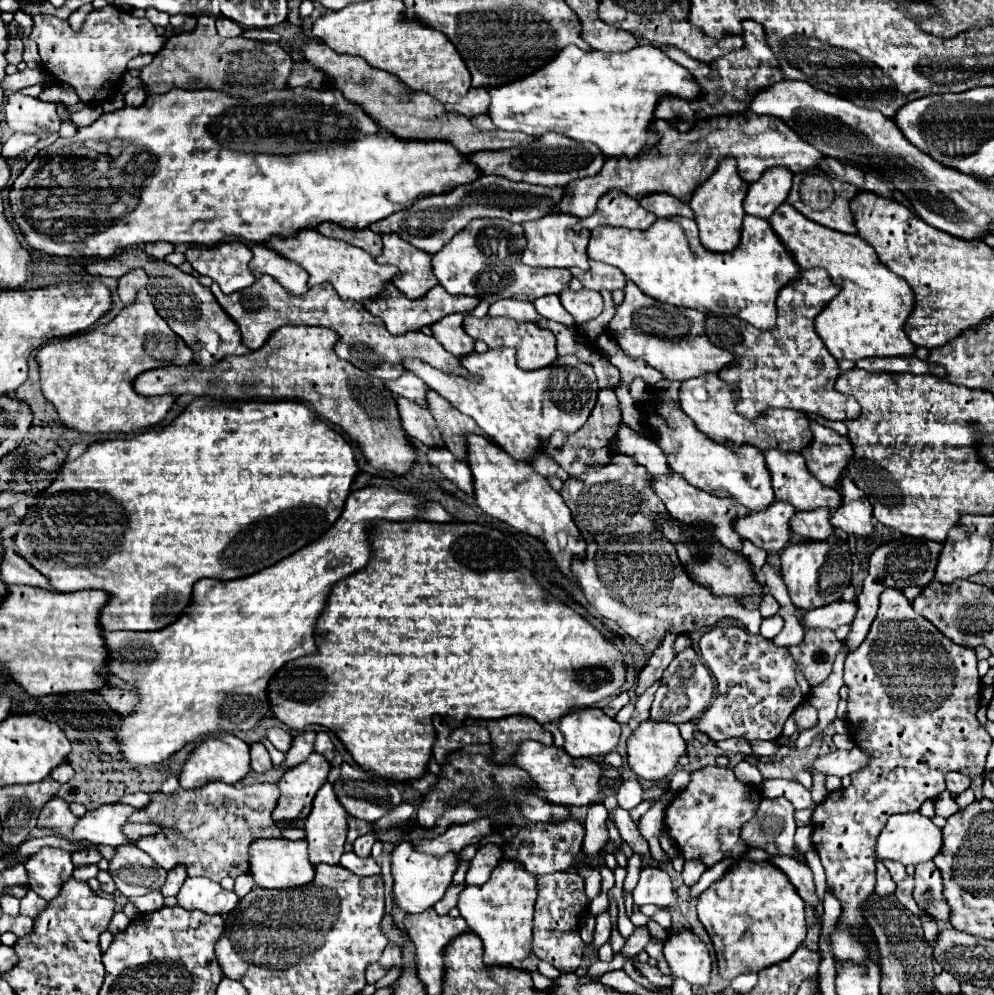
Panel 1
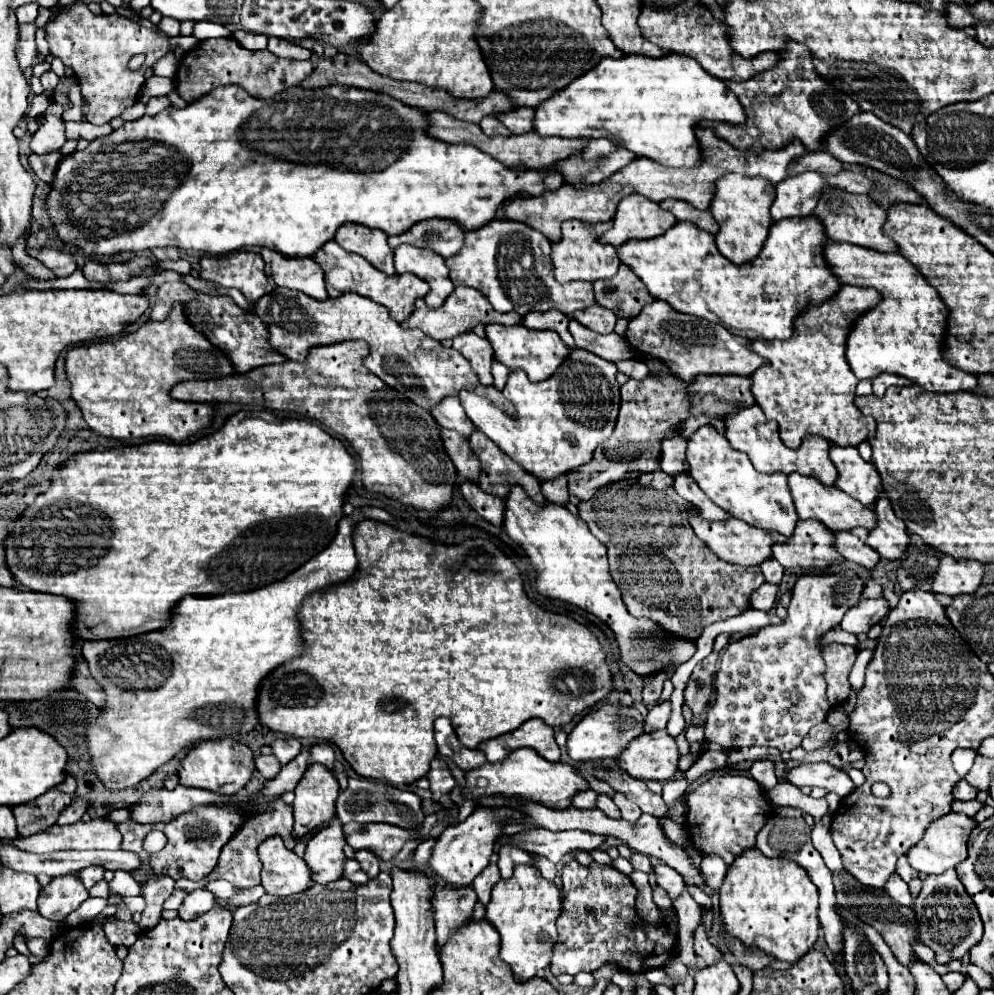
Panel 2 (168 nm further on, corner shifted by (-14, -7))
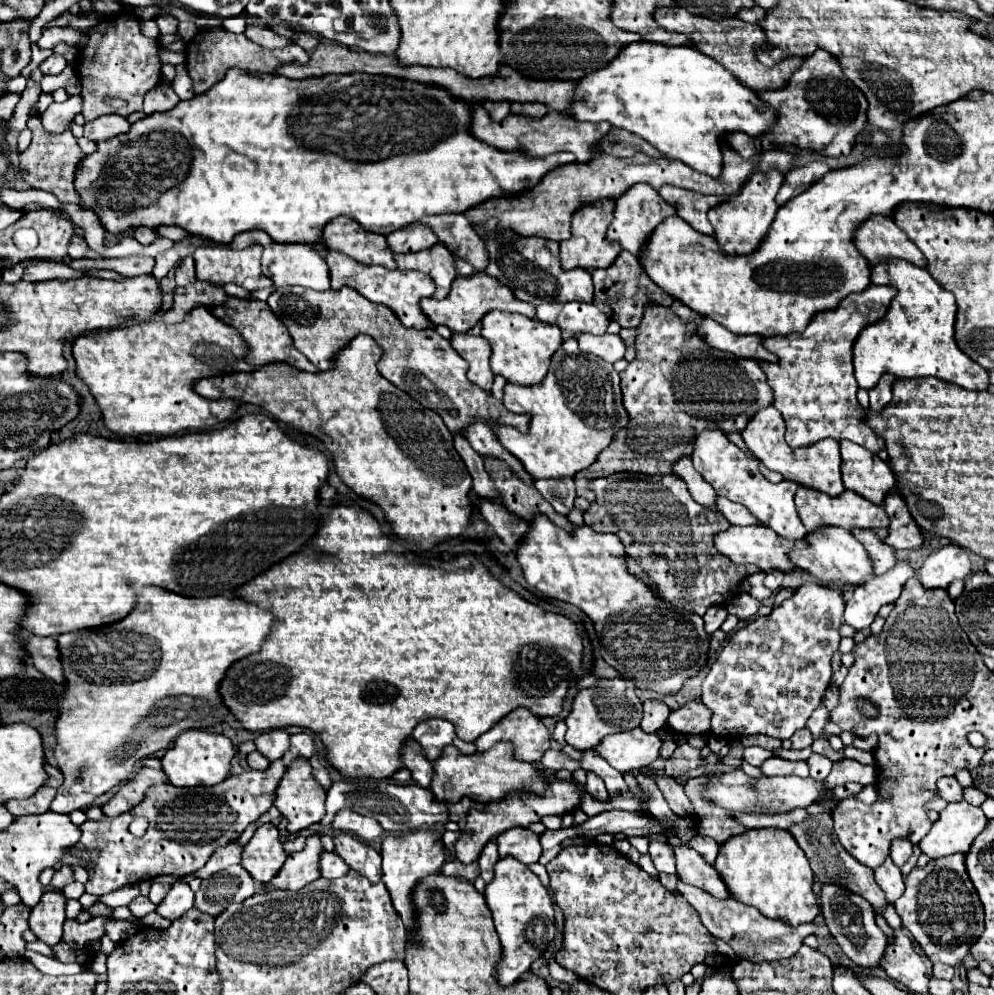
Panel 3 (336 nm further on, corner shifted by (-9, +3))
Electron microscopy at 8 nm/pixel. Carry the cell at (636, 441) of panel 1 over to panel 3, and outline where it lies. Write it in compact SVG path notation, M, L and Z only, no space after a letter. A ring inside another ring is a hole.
M717 498L717 512L721 512L735 526L761 526L761 522L743 504L729 502L729 498Z

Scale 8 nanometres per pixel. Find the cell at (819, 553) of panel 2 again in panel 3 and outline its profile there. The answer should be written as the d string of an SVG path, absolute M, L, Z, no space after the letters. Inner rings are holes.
M831 526L829 530L821 530L821 534L807 534L805 540L809 542L809 548L793 552L793 562L797 564L797 568L815 576L825 586L831 584L859 586L867 580L867 576L873 574L873 560L869 558L867 550L847 530Z

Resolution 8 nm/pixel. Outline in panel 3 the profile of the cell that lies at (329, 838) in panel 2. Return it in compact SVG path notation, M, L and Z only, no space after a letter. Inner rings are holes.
M309 836L305 850L287 856L283 868L277 872L277 878L271 878L263 884L265 890L301 890L319 878L319 856L323 848L319 836Z

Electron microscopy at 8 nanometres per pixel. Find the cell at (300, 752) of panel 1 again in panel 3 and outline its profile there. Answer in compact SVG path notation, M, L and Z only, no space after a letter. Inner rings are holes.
M275 760L263 772L249 770L239 776L227 776L217 786L201 790L155 784L133 810L115 818L85 820L79 826L83 832L81 840L77 846L71 846L73 856L93 864L93 868L87 870L89 882L85 882L85 892L101 896L123 886L151 880L159 874L187 876L197 872L217 848L235 842L251 822L273 806L273 794L283 774L283 762ZM135 816L149 820L149 830L143 838L135 838L129 832L129 824Z

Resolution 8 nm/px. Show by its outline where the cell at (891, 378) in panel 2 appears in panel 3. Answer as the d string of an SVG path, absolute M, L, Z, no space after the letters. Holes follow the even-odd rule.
M885 376L881 380L881 384L877 384L871 392L869 392L869 398L871 398L871 410L881 410L885 408L889 402L891 402L891 388L893 388L893 382L897 378L893 376Z

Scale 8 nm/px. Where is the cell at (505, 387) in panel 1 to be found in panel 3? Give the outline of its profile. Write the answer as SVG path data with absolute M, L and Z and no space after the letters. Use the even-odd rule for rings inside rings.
M569 338L553 354L549 372L541 384L517 386L507 384L507 410L515 414L529 414L529 434L521 434L511 426L495 426L501 444L521 460L525 470L537 478L573 478L577 472L589 468L601 450L605 450L615 434L629 424L629 414L623 406L619 388L619 374L613 364L601 362L589 354L581 354L577 338Z

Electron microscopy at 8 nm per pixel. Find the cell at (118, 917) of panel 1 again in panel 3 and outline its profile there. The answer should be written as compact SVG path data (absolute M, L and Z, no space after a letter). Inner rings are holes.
M91 918L85 924L79 924L77 920L67 920L65 922L65 932L63 932L63 940L71 946L71 948L81 948L91 940L97 940L103 936L103 924L107 922L107 918Z

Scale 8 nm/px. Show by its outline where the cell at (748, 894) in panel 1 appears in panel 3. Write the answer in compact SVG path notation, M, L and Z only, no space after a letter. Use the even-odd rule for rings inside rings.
M755 828L721 844L713 864L725 880L731 896L739 902L755 906L767 918L779 918L791 926L813 922L819 916L817 896L813 892L813 872L805 852L799 848L789 830Z

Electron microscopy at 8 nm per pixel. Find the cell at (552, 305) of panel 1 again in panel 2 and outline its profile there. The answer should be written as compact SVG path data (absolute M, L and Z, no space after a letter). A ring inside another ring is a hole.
M570 318L568 322L568 330L574 336L578 348L594 352L596 356L602 356L604 360L618 362L618 360L634 358L634 350L630 348L630 344L626 344L626 338L618 336L616 332L610 332L610 334L590 332L590 328L578 324L578 320L574 318Z

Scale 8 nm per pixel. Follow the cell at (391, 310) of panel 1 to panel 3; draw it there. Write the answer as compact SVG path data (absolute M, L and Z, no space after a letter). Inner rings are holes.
M477 272L477 274L471 274L471 276L457 276L455 282L453 282L453 288L449 292L447 298L443 300L435 300L435 298L423 298L421 300L421 308L423 312L427 314L427 318L433 322L433 324L445 324L449 330L453 332L467 332L471 330L487 312L491 310L507 310L507 312L519 312L523 316L529 316L529 318L535 318L535 306L527 304L527 302L521 302L513 296L513 292L497 282L497 278L485 274L485 272Z

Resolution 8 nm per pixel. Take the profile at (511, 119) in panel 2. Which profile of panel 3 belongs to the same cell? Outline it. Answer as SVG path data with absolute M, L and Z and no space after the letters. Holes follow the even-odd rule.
M519 102L519 104L511 104L511 112L515 114L529 114L529 116L545 116L547 114L547 106L539 104L539 102Z

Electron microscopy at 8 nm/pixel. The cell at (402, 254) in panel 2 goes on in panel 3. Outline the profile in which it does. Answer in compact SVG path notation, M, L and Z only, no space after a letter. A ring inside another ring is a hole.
M435 244L427 250L415 252L415 254L395 254L395 262L397 262L399 270L419 270L419 272L429 274L437 286L435 298L439 298L439 300L449 294L451 282L457 278L455 258L441 244Z

